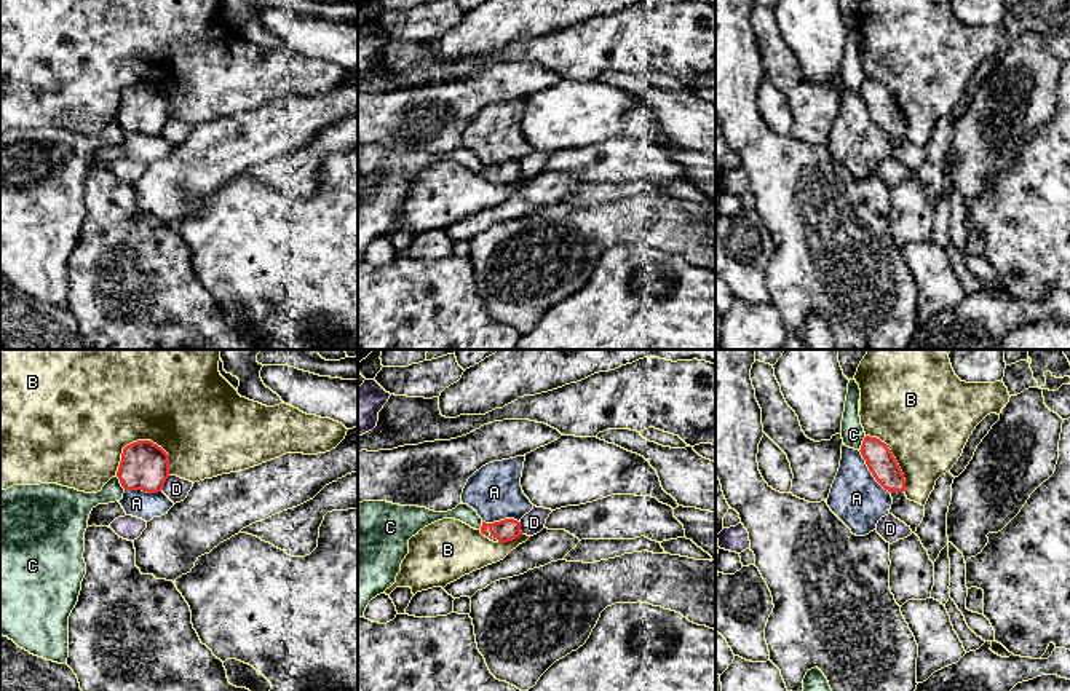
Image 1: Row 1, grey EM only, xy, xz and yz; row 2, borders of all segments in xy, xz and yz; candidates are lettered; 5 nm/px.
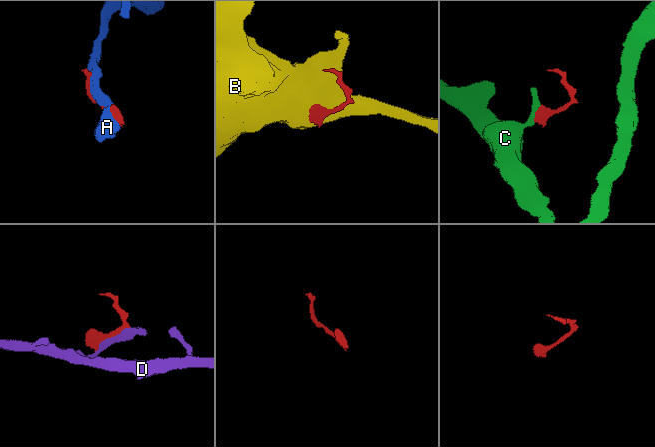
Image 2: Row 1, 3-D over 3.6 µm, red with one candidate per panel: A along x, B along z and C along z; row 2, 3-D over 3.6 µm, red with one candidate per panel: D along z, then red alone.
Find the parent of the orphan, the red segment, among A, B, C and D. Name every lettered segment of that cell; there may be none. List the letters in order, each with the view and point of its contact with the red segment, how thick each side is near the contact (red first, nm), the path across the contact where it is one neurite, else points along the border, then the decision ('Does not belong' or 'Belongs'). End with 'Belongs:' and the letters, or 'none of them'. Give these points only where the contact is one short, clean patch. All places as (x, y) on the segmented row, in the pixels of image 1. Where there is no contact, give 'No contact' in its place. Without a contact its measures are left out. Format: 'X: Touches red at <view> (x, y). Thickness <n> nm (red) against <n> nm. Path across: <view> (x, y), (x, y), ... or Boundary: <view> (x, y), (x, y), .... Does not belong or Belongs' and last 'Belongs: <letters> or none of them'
A: Touches red at yz (871, 471). Thickness 140 nm (red) against 280 nm. Does not belong
B: Touches red at xy (133, 442). Thickness 240 nm (red) against 500 nm. Does not belong
C: Touches red at yz (863, 444). Thickness 140 nm (red) against 120 nm. Boundary: yz (866, 436), (859, 450). Does not belong
D: Touches red at xy (163, 484). Thickness 240 nm (red) against 120 nm. Does not belong
Belongs: none of them

